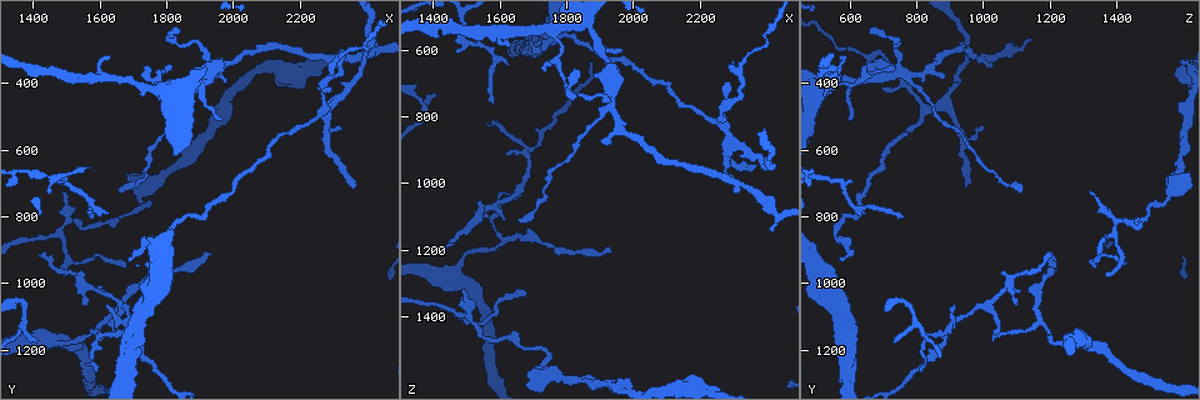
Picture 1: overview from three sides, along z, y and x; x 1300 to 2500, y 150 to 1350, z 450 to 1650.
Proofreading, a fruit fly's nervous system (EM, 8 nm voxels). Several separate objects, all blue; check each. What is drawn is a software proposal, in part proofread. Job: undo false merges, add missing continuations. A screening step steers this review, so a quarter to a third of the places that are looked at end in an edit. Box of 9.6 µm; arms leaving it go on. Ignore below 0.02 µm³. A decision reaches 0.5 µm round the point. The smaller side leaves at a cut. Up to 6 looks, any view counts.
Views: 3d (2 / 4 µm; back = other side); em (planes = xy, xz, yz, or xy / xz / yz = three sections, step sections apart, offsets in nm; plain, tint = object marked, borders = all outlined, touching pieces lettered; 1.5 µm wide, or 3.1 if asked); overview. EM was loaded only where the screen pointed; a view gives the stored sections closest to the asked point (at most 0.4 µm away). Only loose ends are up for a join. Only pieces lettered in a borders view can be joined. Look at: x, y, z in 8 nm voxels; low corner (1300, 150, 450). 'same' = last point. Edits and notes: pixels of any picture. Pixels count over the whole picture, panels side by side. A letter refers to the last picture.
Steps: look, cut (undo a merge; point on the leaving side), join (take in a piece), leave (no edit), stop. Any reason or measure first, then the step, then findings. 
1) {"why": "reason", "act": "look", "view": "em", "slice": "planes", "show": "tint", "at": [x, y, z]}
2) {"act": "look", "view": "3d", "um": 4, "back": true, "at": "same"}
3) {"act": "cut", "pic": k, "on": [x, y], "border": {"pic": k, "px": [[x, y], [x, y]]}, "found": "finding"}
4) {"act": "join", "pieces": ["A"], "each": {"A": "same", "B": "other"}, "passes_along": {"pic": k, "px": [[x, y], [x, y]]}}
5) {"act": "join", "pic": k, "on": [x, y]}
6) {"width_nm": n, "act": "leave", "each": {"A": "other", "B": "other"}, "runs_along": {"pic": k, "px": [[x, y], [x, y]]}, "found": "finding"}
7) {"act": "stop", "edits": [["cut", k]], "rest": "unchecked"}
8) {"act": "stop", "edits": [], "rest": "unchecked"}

{"act": "look", "view": "em", "slice": "yz", "step": 4, "show": "borders", "at": [2360, 720, 940]}

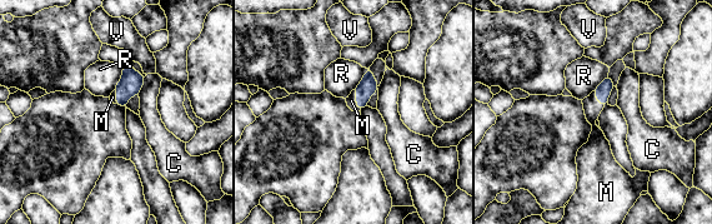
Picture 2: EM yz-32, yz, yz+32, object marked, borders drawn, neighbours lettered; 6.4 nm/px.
{"act": "look", "view": "em", "slice": "planes", "show": "borders", "at": "same"}

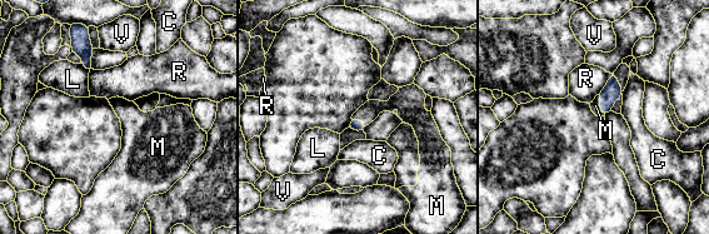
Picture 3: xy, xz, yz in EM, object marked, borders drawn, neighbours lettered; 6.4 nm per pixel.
{"longest_contact_nm": ["R", 160], "act": "join", "pieces": ["M"], "each": {"C": "other", "L": "other", "M": "same", "R": "other", "V": "other"}, "passes_along": {"pic": 3, "px": [[612, 91], [600, 105], [595, 105]]}, "found": "the neuron continues"}

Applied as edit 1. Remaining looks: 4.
{"act": "look", "view": "overview"}

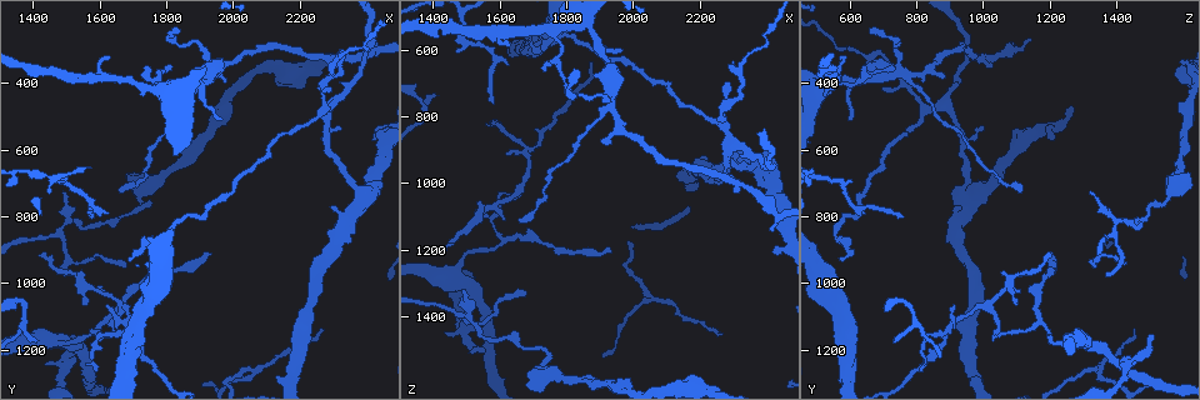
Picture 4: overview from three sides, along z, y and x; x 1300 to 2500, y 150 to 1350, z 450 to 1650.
{"why": "free end", "act": "look", "view": "3d", "um": 4, "at": [1810, 360, 740]}

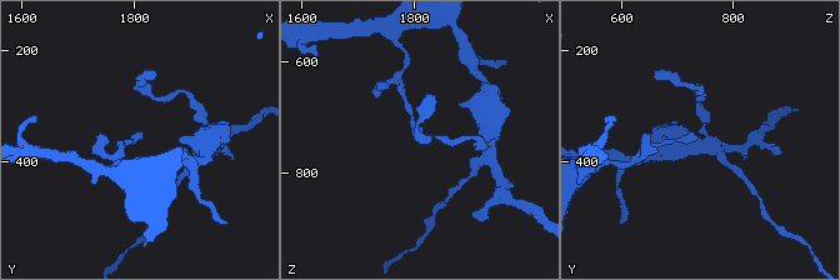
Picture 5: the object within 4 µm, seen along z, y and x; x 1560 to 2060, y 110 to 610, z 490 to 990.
{"why": "need the tissue", "act": "look", "view": "em", "slice": "xz", "step": 8, "show": "borders", "at": [1815, 360, 735]}

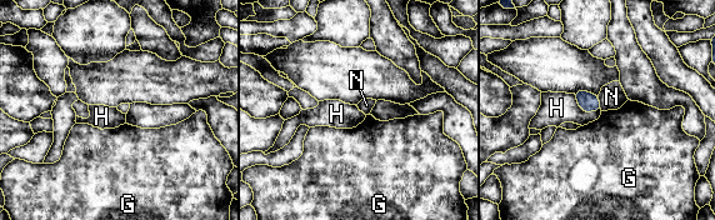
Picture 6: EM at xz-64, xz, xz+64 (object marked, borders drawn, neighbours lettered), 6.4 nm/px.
{"why": "cut it another way", "act": "look", "view": "em", "slice": "planes", "show": "borders", "at": "same"}

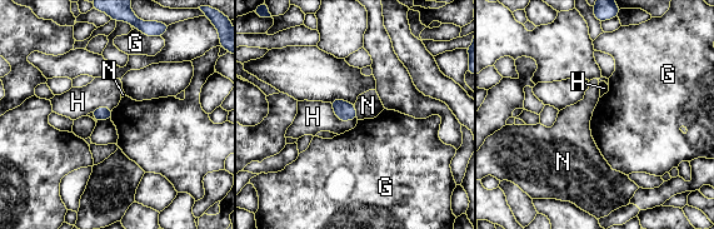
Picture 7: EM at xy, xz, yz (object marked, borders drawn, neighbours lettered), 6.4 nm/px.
{"act": "leave", "each": {"G": "other", "H": "other", "N": "other"}, "border": {"pic": 7, "px": [[113, 110], [110, 118]]}, "found": "none of them fits"}

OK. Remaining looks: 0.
{"act": "stop", "edits": [["join", 3]], "rest": "unchecked"}

